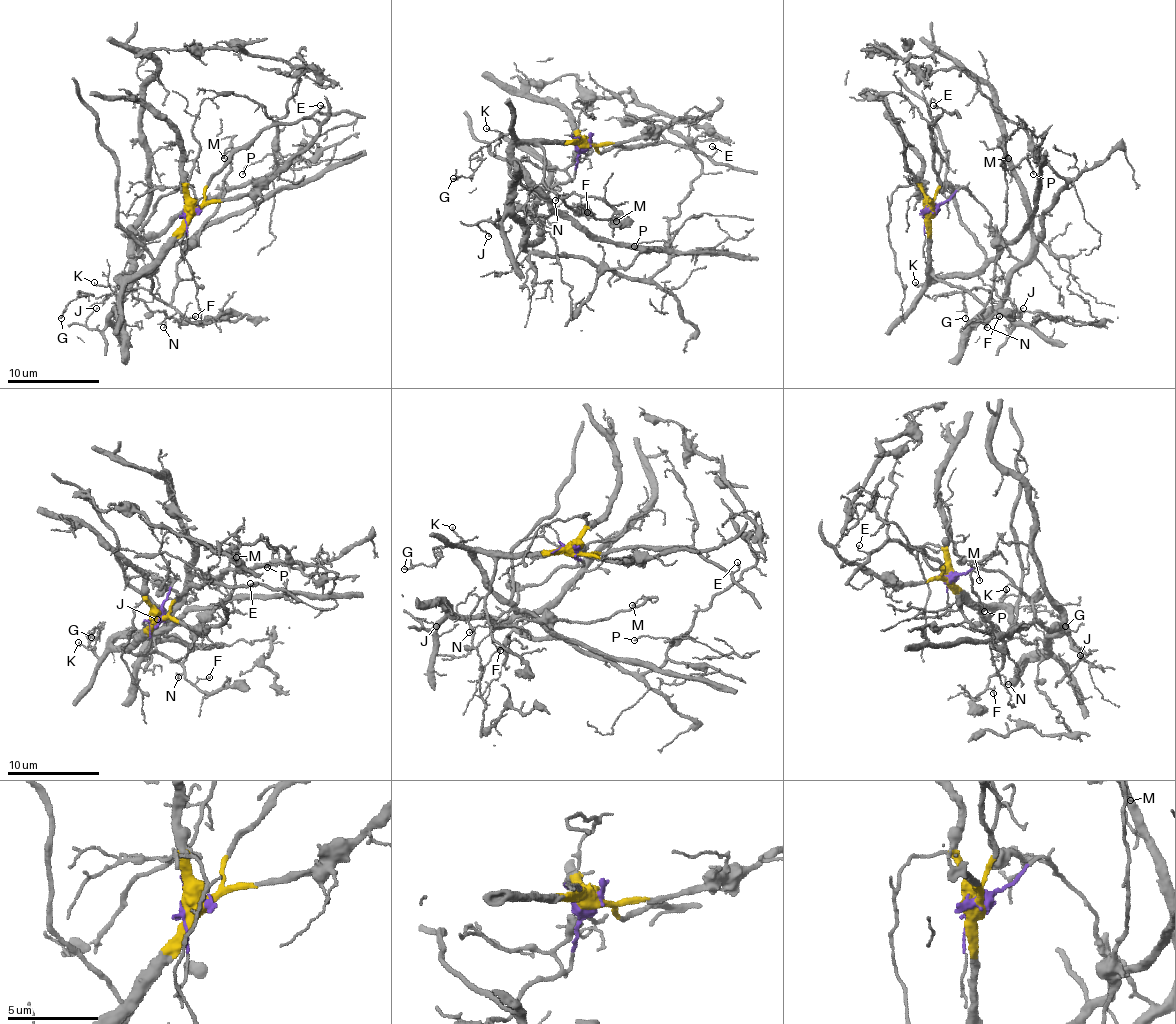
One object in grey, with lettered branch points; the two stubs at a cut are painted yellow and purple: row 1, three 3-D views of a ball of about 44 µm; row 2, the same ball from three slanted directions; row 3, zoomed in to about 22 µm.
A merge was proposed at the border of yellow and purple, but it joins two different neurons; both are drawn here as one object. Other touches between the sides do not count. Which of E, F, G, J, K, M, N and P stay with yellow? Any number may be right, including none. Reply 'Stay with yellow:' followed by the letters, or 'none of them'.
Stay with yellow: E, F, G, K, M, N

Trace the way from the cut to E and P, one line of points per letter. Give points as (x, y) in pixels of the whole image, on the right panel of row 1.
E: (933, 209), (939, 181), (930, 124), (942, 112), (933, 106)
P: (933, 209), (962, 186), (1022, 260), (1043, 237), (1045, 214), (1066, 181), (1027, 154), (1034, 175)

